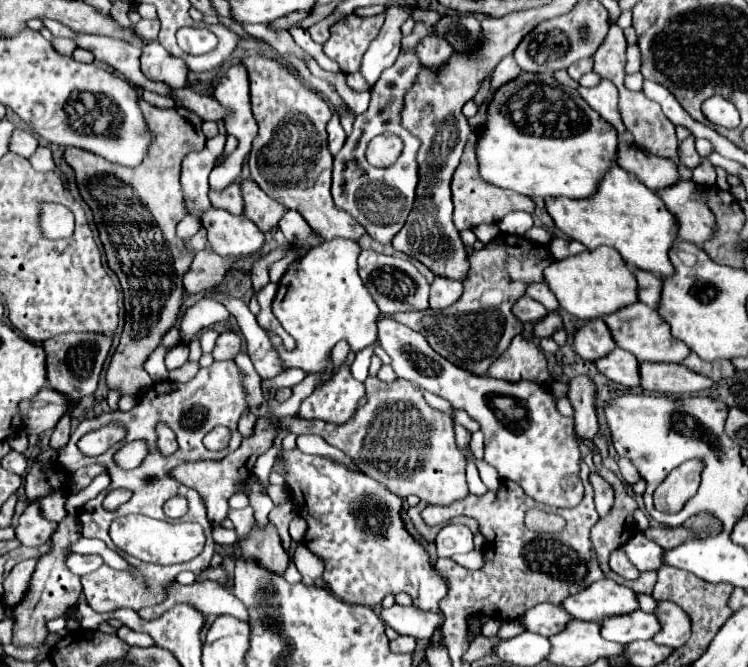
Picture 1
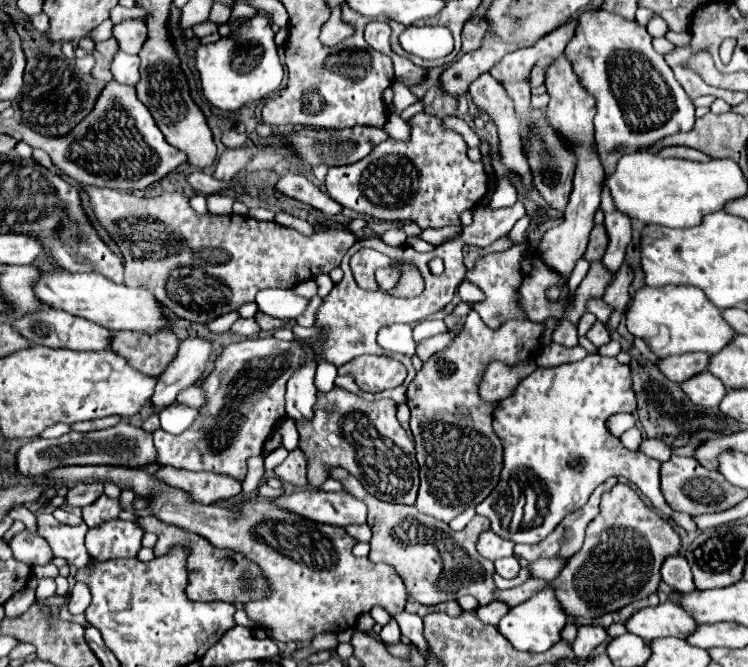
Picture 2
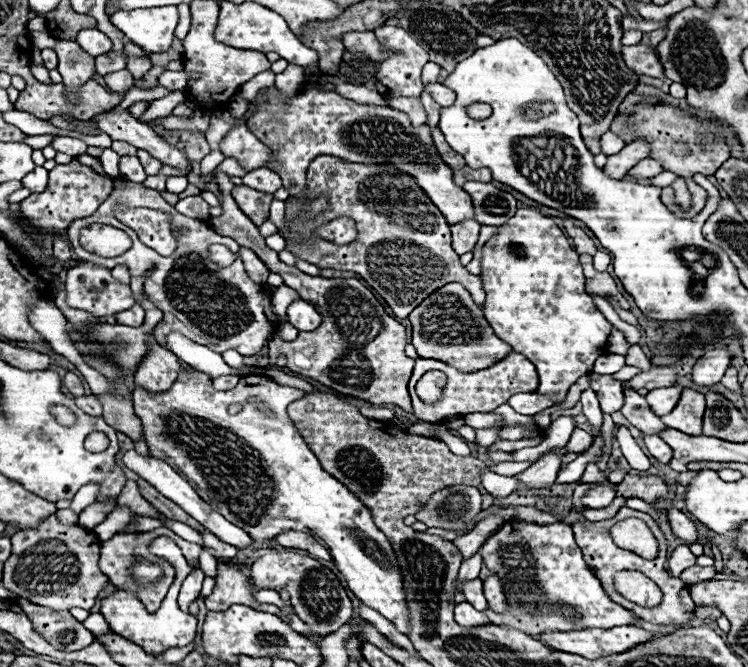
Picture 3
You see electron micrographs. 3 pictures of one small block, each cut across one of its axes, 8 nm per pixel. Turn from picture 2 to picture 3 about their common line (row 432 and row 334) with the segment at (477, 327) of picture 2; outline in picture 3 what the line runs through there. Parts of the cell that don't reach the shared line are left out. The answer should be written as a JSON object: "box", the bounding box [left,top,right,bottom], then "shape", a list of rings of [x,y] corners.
{"box":[408,282,512,372],"shape":[[[456,282],[430,294],[408,318],[412,322],[412,344],[420,358],[442,360],[460,372],[476,372],[494,366],[512,352],[510,344],[494,334],[492,326],[484,318],[484,310],[470,298],[466,288]]]}

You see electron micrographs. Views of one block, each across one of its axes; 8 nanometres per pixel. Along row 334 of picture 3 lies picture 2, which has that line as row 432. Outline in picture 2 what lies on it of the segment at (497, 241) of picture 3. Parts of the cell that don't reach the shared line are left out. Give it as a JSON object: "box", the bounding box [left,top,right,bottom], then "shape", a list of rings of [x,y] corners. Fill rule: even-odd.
{"box":[476,354,696,544],"shape":[[[588,354],[580,362],[560,364],[556,368],[536,368],[536,372],[524,378],[514,394],[504,398],[494,412],[494,430],[504,446],[504,468],[500,484],[476,512],[490,518],[492,532],[500,538],[520,544],[538,544],[566,514],[582,508],[596,486],[610,476],[624,476],[652,500],[660,514],[686,530],[696,530],[688,514],[674,512],[666,504],[660,492],[660,462],[642,452],[626,450],[606,428],[606,420],[612,414],[632,413],[636,407],[630,366],[620,364],[616,358]],[[528,476],[538,476],[546,494],[554,494],[554,514],[538,514],[530,524],[524,524],[524,518],[514,516],[514,508],[504,506],[504,502],[510,502],[504,494],[510,492],[512,480],[530,480]]]}

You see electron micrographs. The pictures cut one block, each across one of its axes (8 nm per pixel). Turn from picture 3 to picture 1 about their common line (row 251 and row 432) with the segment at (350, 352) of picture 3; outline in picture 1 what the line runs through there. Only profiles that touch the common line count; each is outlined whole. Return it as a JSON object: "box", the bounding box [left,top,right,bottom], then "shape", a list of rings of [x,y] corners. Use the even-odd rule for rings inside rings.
{"box":[170,418,274,526],"shape":[[[258,418],[256,426],[252,430],[250,436],[242,438],[242,444],[238,446],[238,450],[230,452],[228,456],[224,456],[222,460],[196,460],[196,462],[184,462],[180,466],[176,466],[174,470],[170,470],[170,478],[174,478],[176,482],[196,490],[202,496],[202,502],[206,506],[206,514],[208,520],[218,526],[226,514],[228,514],[228,498],[236,492],[240,492],[240,488],[246,484],[246,480],[252,474],[254,462],[260,454],[264,454],[270,446],[272,446],[272,438],[274,438],[274,428],[270,426],[268,420]],[[244,468],[244,470],[242,470]]]}

